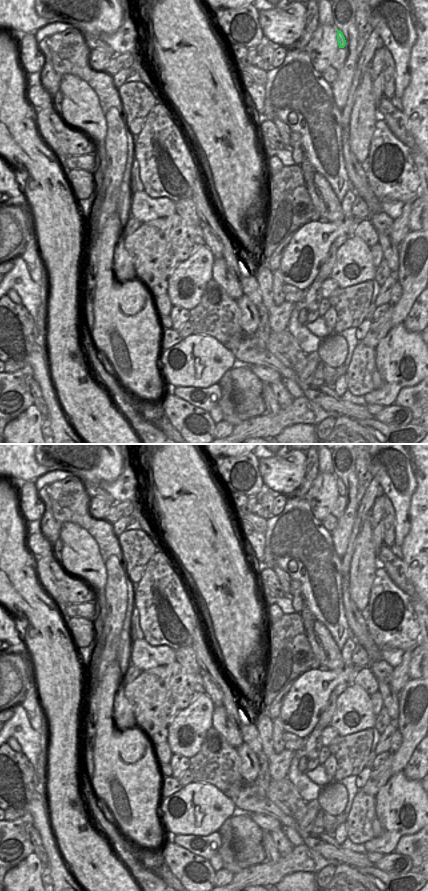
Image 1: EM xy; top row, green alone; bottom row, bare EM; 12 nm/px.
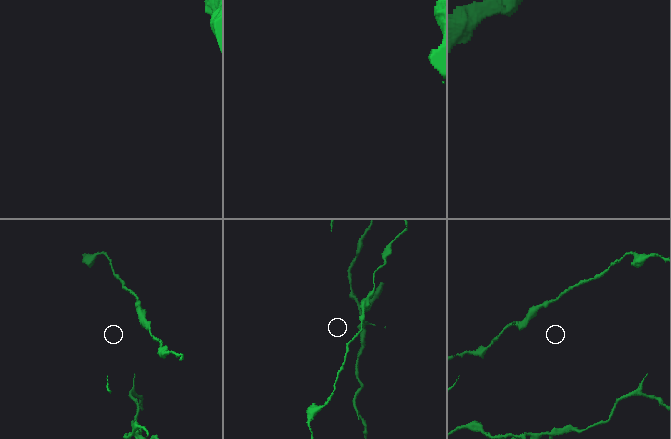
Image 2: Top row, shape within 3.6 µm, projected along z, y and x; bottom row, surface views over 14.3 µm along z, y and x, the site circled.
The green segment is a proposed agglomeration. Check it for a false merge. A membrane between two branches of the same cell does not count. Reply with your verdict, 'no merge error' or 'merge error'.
no merge error

